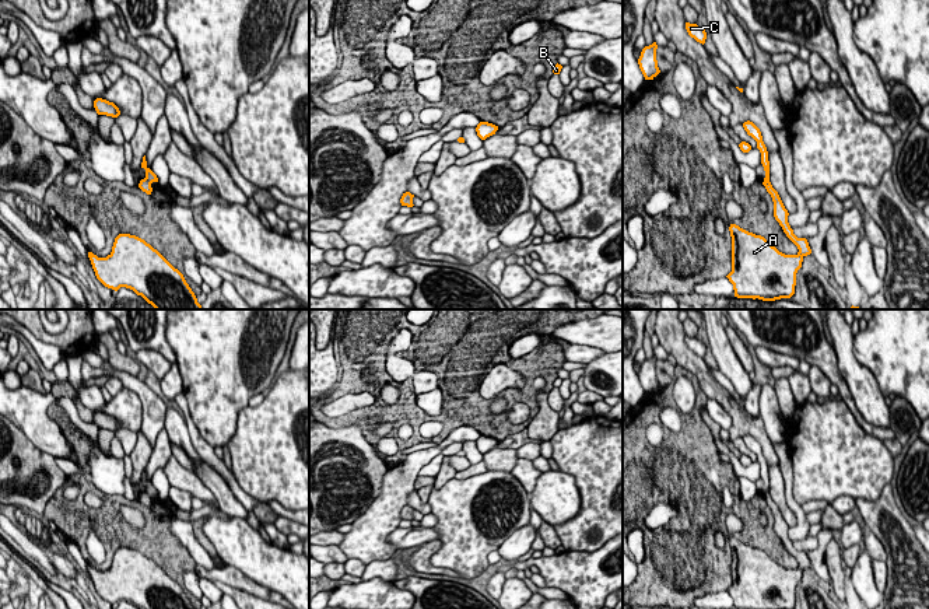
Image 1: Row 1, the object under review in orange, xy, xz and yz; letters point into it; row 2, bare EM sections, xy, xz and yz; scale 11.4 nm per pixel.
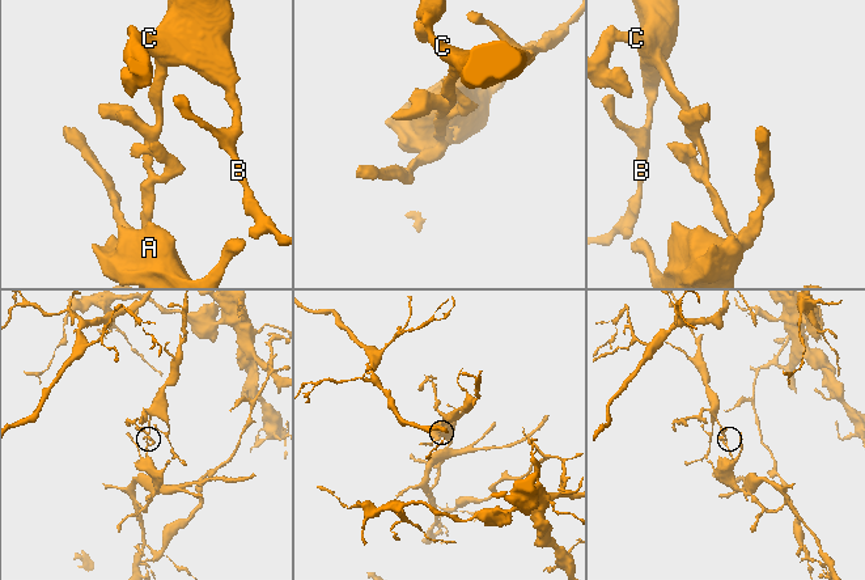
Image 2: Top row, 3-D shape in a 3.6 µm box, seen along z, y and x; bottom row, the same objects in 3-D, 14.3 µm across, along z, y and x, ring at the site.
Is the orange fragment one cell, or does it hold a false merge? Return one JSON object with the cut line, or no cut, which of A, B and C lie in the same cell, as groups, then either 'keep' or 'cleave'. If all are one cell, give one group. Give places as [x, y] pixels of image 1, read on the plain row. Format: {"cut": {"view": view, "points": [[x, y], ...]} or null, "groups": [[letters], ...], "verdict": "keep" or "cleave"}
{"cut": {"view": "yz", "points": [[768, 480], [766, 486]]}, "groups": [["A"], ["B", "C"]], "verdict": "cleave"}

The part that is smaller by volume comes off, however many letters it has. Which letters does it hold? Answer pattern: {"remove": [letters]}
{"remove": ["A"]}

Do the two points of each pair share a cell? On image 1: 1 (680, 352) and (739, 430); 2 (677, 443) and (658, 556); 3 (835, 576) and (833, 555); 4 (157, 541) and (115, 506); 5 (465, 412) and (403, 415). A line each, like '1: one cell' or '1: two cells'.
1: one cell
2: one cell
3: one cell
4: one cell
5: one cell

